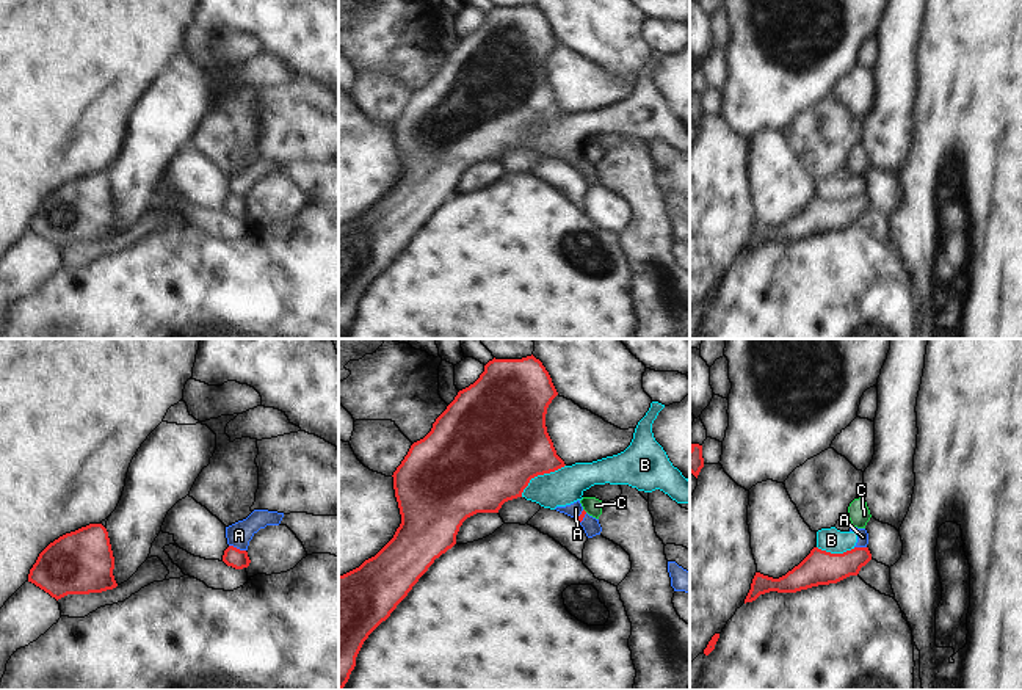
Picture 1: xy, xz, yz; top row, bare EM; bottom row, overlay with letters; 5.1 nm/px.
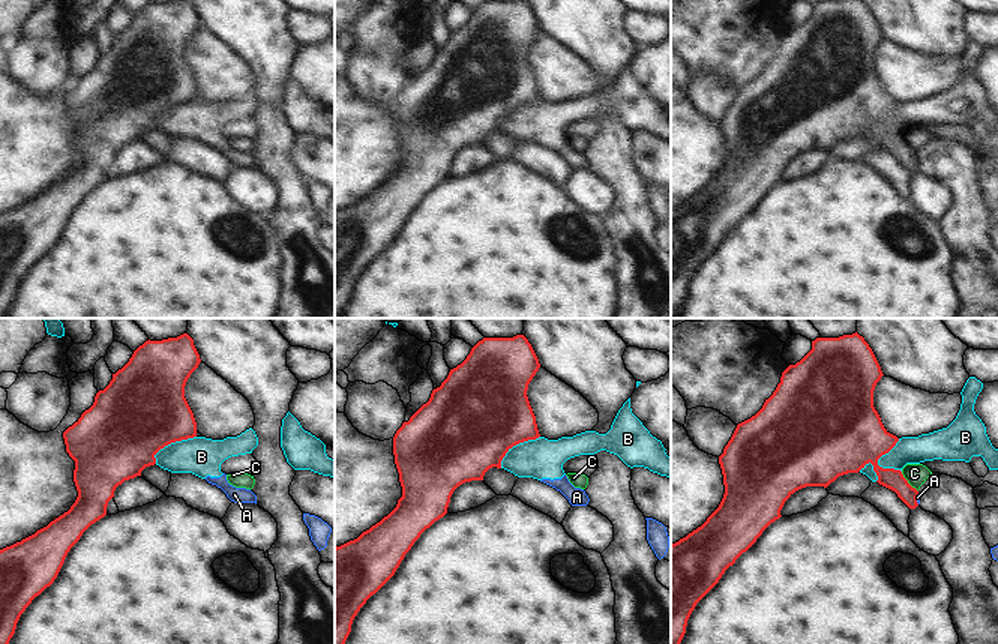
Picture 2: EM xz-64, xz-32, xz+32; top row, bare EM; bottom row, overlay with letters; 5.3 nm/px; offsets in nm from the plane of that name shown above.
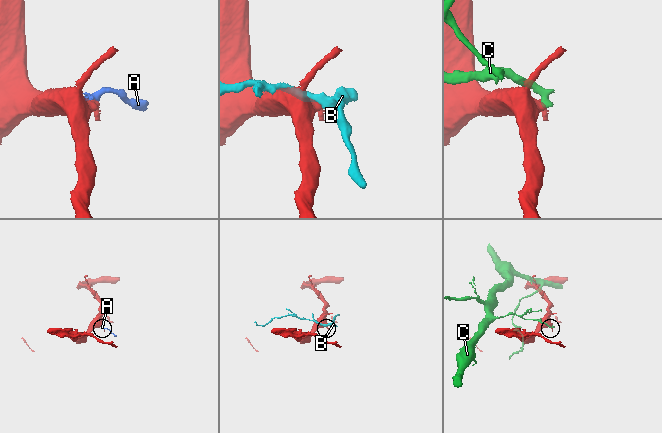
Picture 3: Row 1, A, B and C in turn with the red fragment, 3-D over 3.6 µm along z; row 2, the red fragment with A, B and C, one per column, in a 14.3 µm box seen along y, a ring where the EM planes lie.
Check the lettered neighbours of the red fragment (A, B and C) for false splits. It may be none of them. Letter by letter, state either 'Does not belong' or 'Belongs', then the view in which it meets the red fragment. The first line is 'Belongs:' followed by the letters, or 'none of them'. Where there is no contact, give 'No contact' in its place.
Belongs: none of them
A: Does not belong. Touches red in xy
B: Does not belong. Touches red in xz
C: Does not belong. No contact

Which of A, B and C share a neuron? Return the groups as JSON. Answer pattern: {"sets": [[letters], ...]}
{"sets": [["A", "B"], ["C"]]}

